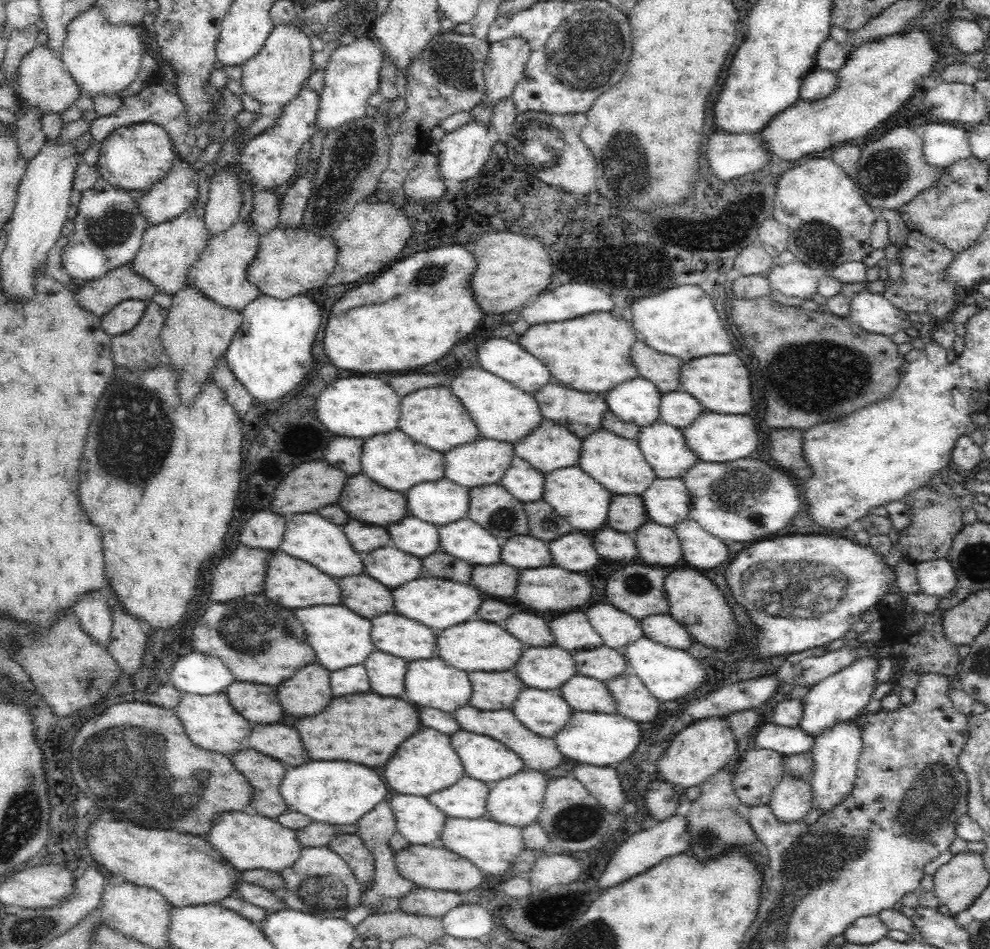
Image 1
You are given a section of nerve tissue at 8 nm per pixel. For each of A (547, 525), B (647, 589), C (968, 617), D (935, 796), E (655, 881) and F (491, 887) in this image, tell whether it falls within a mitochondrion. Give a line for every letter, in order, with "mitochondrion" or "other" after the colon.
A: mitochondrion
B: mitochondrion
C: other
D: mitochondrion
E: other
F: other

